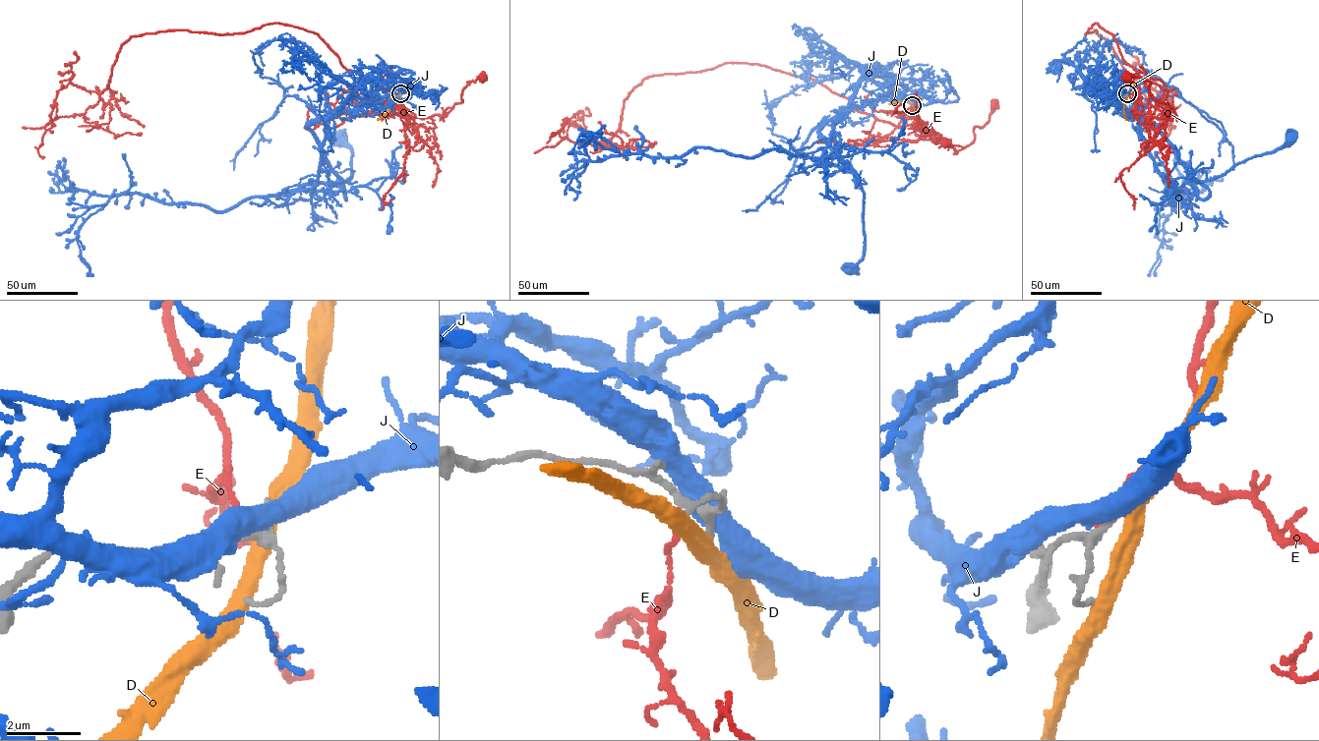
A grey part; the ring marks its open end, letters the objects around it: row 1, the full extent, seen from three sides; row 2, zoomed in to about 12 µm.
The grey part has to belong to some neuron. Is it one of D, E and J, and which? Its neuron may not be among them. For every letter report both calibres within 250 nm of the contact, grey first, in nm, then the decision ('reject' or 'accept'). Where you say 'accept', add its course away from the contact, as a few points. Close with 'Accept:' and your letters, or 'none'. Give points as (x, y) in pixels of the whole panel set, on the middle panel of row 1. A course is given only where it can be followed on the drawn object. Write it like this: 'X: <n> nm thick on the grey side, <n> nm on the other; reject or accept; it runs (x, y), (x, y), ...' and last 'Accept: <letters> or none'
D: 190 nm thick on the grey side, 400 nm on the other; reject
E: 190 nm thick on the grey side, 130 nm on the other; reject
J: 240 nm thick on the grey side, 550 nm on the other; reject
Accept: none

